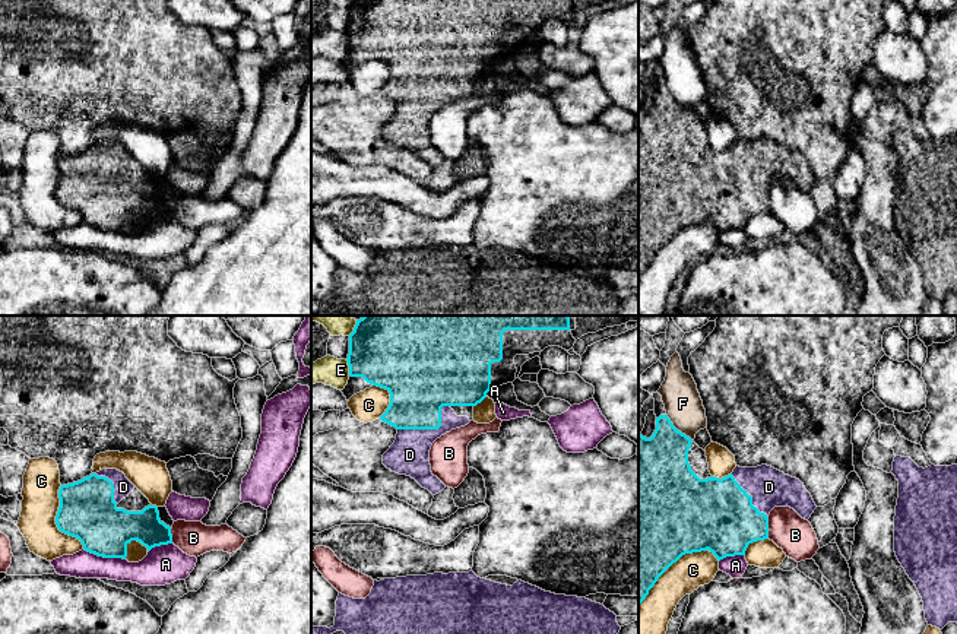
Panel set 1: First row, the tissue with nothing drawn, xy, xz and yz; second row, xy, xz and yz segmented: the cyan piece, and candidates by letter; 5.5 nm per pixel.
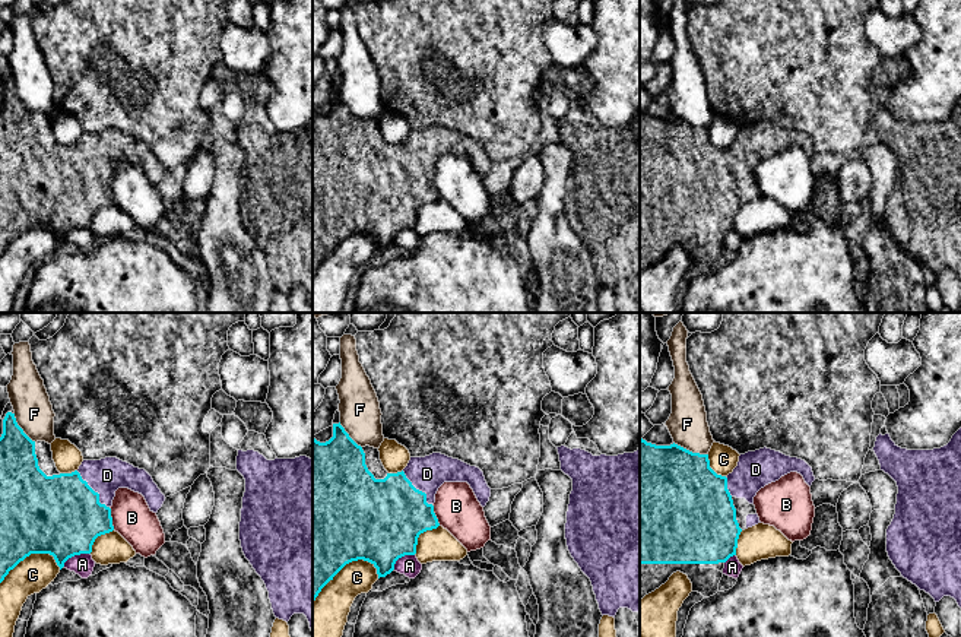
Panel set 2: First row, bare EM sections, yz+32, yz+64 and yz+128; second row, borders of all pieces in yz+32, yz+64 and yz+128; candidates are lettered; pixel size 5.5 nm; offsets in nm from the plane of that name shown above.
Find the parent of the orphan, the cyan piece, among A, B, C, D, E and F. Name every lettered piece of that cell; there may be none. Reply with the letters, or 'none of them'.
D

